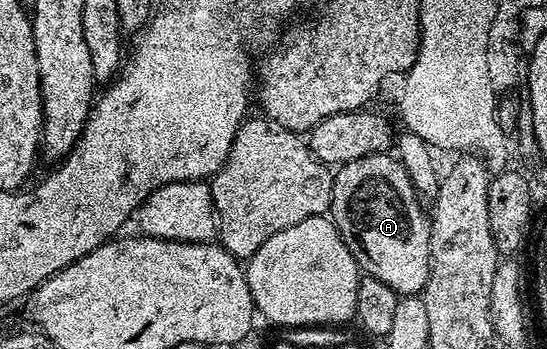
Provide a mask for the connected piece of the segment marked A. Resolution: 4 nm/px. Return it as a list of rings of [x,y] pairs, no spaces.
[[[375,153],[362,159],[354,159],[354,163],[346,163],[335,170],[330,220],[336,224],[337,231],[361,270],[367,276],[381,280],[399,295],[423,294],[430,275],[431,220],[429,210],[424,210],[423,207],[425,208],[422,198],[412,186],[410,175],[406,175],[406,167],[388,153]]]

